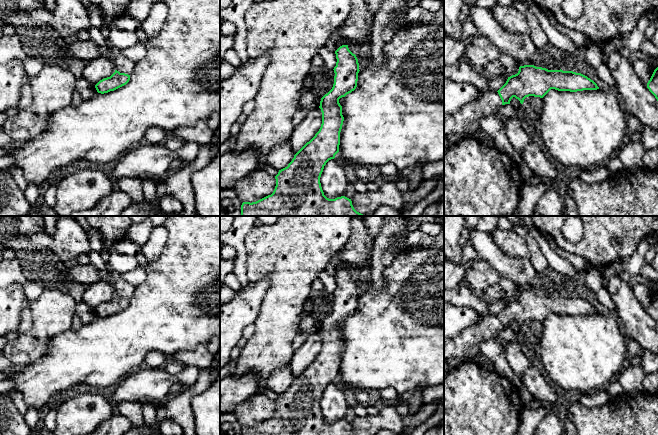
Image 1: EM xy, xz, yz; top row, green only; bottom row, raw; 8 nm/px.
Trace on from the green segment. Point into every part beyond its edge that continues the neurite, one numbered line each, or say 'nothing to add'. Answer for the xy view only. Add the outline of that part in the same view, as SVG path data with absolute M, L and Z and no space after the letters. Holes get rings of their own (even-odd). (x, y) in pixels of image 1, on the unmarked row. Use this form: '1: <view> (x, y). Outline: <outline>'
nothing to add

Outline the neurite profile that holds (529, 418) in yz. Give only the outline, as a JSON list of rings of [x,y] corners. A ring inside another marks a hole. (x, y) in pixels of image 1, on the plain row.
[[[523,409],[519,414],[520,426],[516,435],[534,435],[538,423],[544,418],[547,411],[540,409]]]

